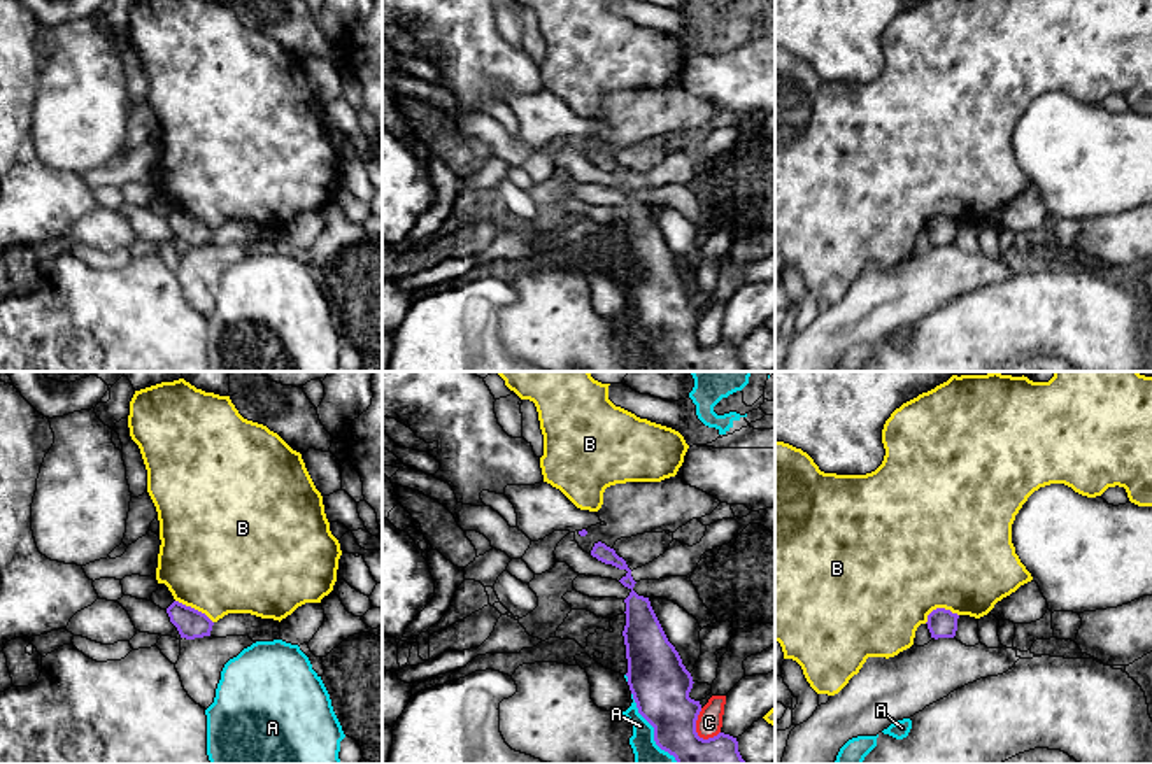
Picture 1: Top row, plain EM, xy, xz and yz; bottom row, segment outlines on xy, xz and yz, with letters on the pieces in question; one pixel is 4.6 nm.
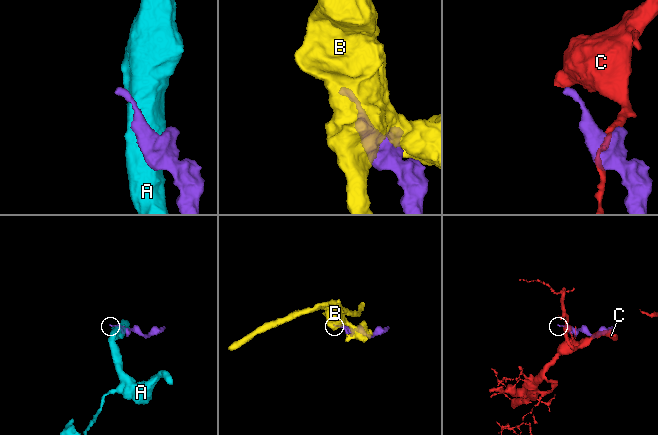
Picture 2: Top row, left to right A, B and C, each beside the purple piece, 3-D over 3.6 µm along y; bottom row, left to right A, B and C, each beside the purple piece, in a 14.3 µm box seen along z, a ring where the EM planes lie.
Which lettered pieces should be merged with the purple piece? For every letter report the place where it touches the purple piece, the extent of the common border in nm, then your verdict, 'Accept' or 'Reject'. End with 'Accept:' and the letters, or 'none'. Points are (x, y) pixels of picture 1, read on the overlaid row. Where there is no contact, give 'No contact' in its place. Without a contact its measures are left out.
A: Touches purple at xz (654, 729). Shared border 380 nm. Reject
B: Touches purple at yz (938, 608). Shared border 170 nm. Reject
C: Touches purple at xz (695, 726). Shared border 160 nm. Reject
Accept: none

